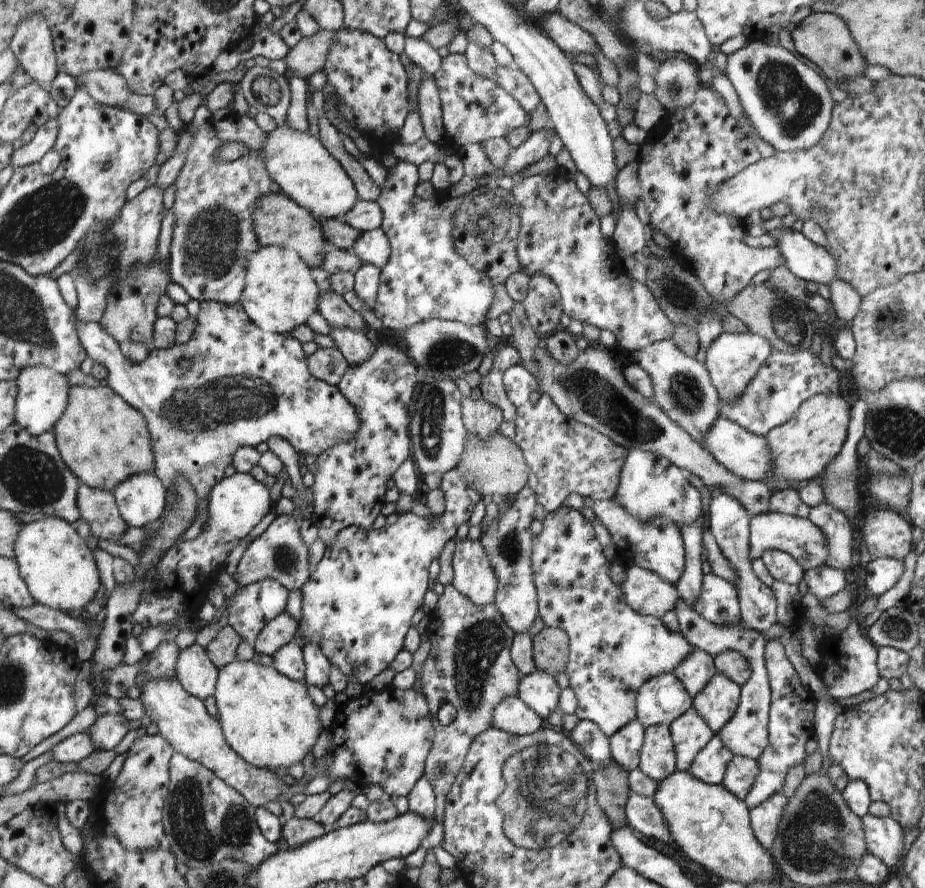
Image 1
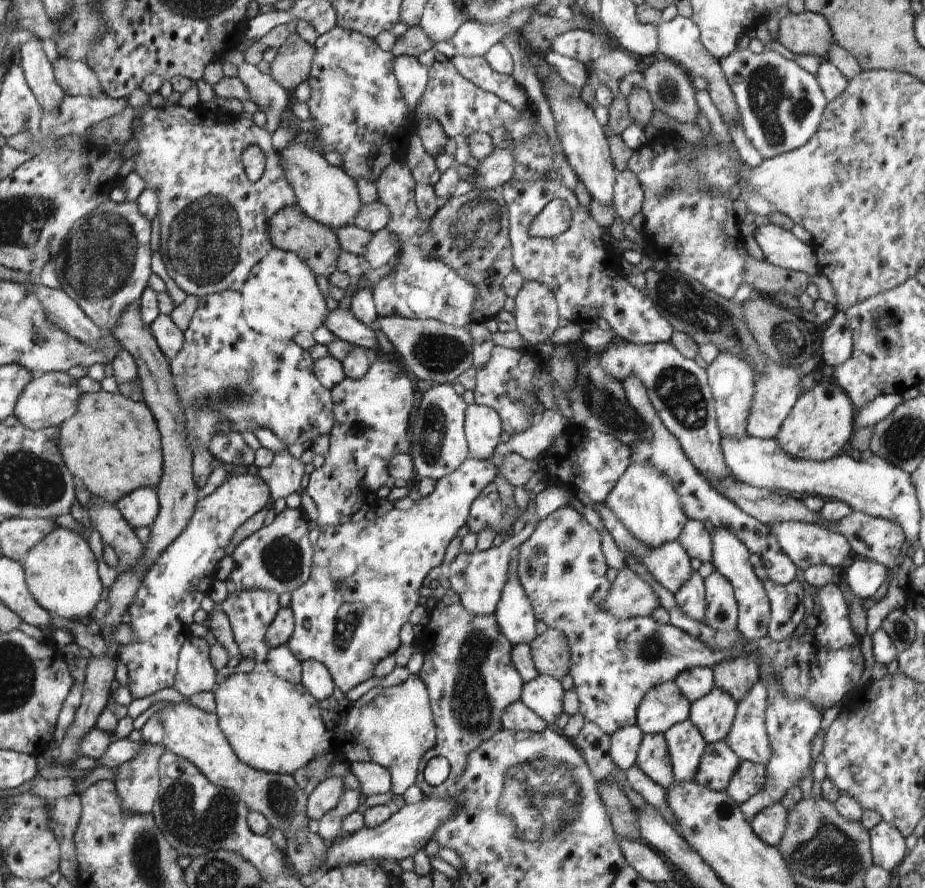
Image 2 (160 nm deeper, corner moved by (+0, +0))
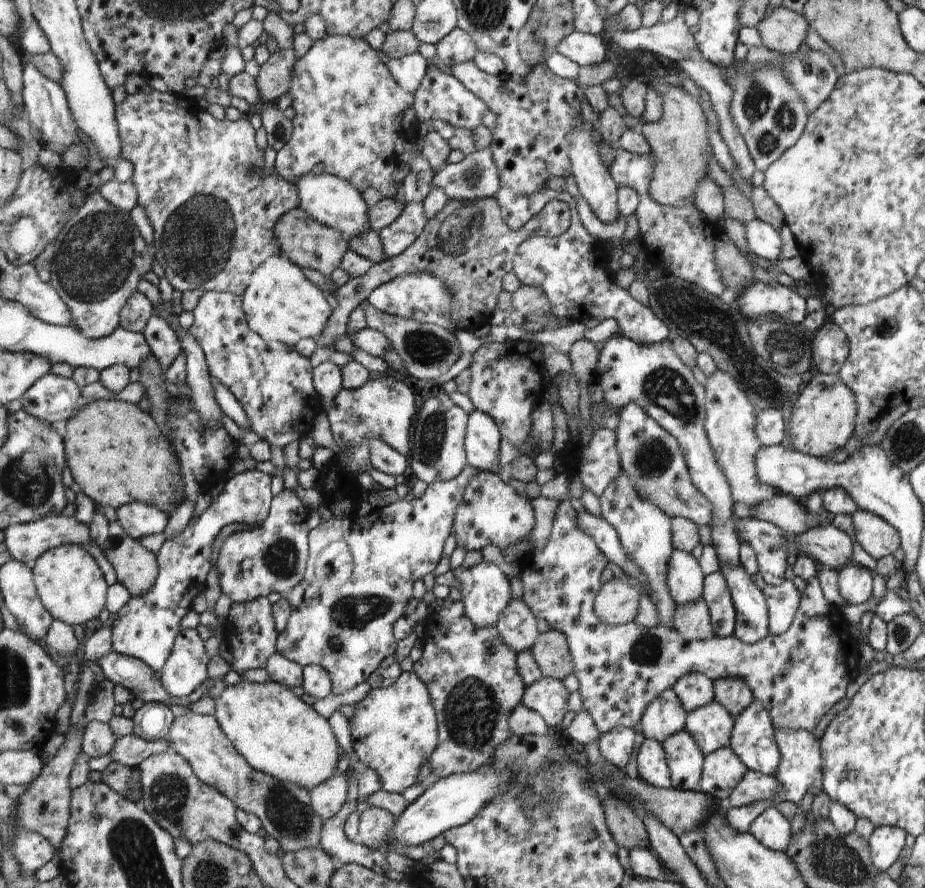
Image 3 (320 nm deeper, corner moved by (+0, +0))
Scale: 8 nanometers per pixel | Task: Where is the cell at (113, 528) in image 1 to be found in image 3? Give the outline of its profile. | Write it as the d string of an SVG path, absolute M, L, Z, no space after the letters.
M109 522L109 538L104 542L102 550L108 562L116 570L117 582L120 582L130 592L132 597L147 594L148 590L151 590L152 586L155 586L155 581L158 577L156 556L144 548L138 539L132 538L120 526L120 522Z

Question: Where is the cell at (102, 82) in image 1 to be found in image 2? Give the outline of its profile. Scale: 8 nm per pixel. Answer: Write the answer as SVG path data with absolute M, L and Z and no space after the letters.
M60 56L53 64L56 78L67 95L80 95L96 98L102 93L102 87L96 73L89 64Z

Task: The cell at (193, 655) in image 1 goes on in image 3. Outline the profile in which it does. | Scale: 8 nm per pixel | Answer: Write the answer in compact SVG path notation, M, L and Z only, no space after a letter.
M181 629L176 636L172 652L168 656L166 664L162 666L161 684L169 696L175 696L176 698L189 696L208 679L209 656L204 643L196 629Z

